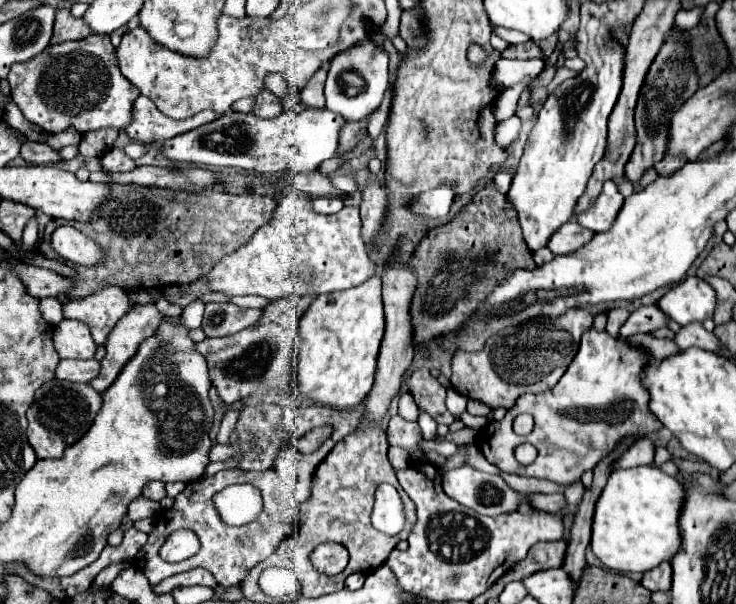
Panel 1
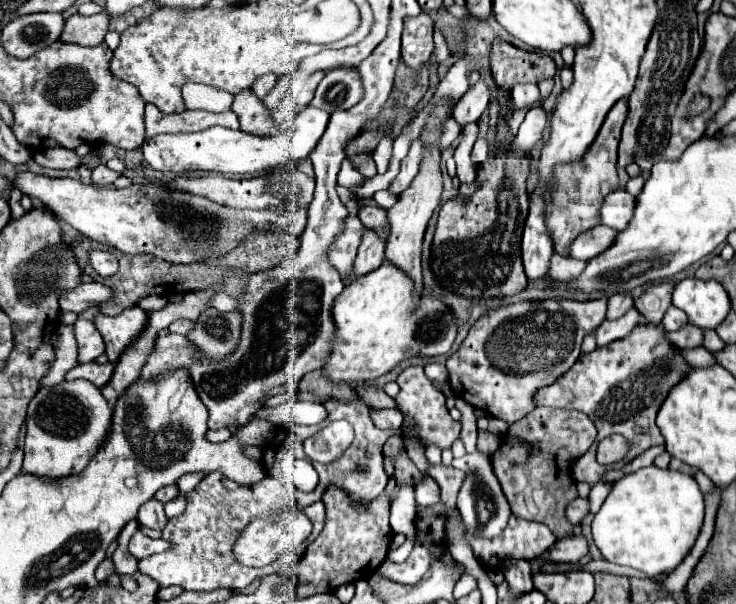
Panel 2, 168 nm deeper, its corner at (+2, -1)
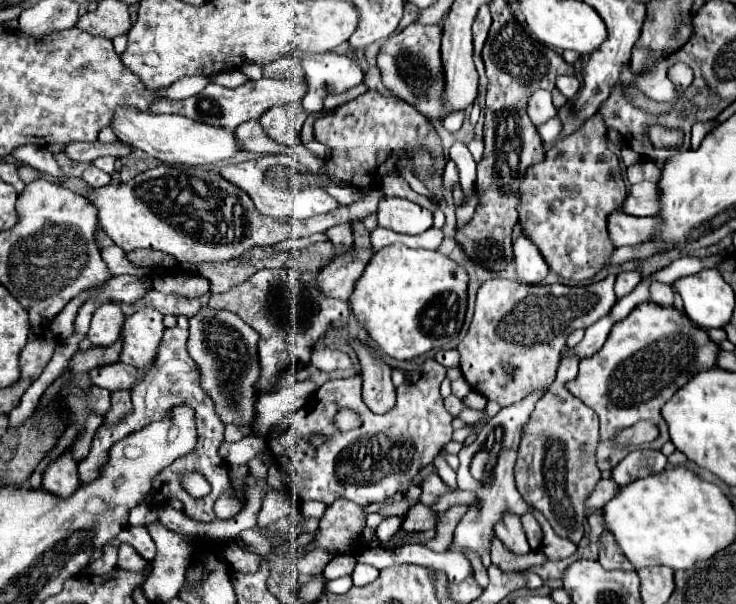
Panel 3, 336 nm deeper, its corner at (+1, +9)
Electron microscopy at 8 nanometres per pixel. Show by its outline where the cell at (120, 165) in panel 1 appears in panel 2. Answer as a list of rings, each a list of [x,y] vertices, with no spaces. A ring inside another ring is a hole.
[[[97,165],[97,167],[93,169],[93,183],[95,183],[95,185],[111,185],[111,183],[115,183],[115,179],[121,177],[121,175],[123,175],[123,173],[117,173],[117,171],[109,169],[107,165]]]

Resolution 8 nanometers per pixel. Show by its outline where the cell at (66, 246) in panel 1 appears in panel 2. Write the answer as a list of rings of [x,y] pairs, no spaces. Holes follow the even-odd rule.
[[[89,251],[89,263],[101,277],[117,273],[117,257],[109,251]]]

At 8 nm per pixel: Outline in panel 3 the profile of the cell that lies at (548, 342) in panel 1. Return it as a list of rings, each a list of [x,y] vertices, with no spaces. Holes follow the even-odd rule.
[[[610,273],[606,279],[568,287],[554,285],[518,285],[510,279],[490,279],[478,289],[476,311],[466,337],[460,341],[460,369],[474,391],[496,401],[500,407],[508,407],[534,389],[546,389],[552,385],[566,337],[578,327],[590,327],[598,319],[610,313],[616,303],[614,279]],[[502,365],[514,365],[514,377],[502,369]]]

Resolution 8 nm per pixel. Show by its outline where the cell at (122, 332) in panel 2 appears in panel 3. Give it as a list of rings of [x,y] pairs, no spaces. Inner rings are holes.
[[[150,307],[126,317],[126,325],[122,327],[124,349],[120,361],[136,369],[150,369],[156,359],[164,329],[162,313]]]

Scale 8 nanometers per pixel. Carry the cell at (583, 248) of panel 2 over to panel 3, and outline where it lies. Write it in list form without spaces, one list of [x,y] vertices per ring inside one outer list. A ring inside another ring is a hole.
[[[616,213],[608,217],[608,233],[614,247],[638,245],[654,237],[662,217],[632,217],[626,213]]]

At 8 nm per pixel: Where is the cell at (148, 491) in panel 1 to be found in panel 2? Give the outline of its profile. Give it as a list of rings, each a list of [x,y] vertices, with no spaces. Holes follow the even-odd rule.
[[[155,497],[149,499],[147,503],[143,503],[141,509],[139,509],[137,521],[139,521],[139,525],[151,527],[151,529],[163,529],[165,523],[167,523],[167,515],[163,511],[163,503],[157,501]]]

